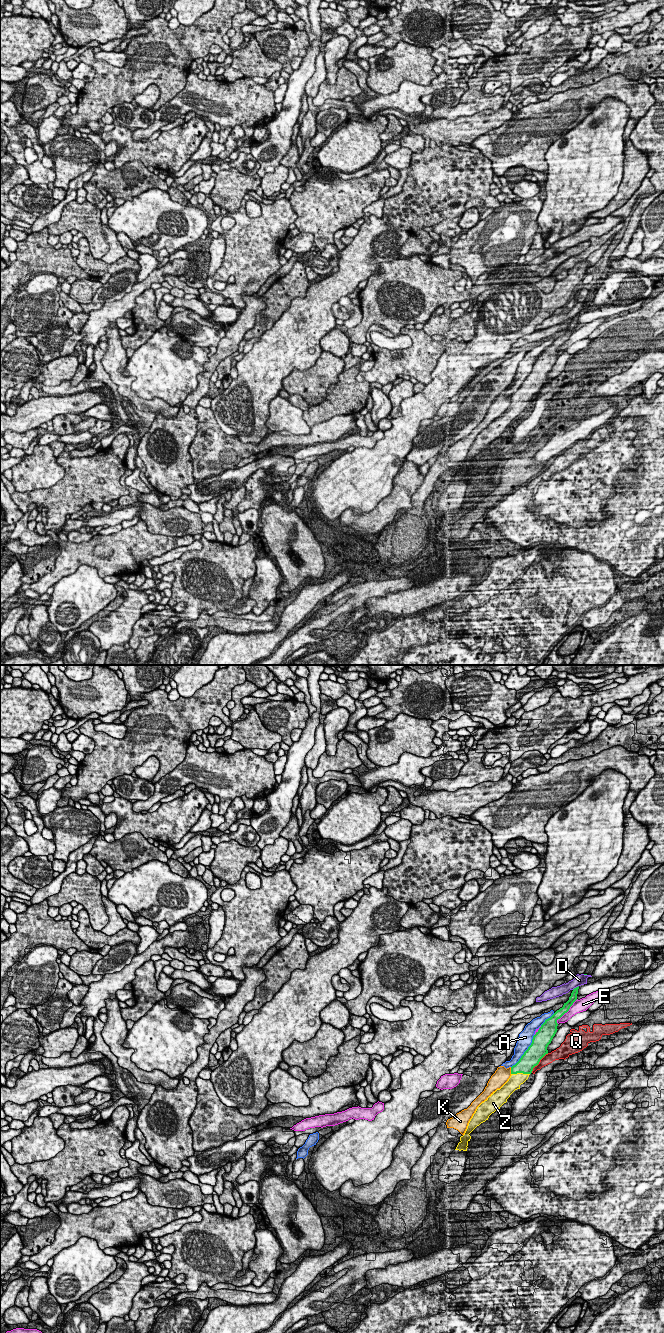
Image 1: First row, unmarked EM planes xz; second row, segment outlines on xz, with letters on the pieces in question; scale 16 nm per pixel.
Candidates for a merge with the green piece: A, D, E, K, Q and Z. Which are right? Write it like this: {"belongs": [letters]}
{"belongs": ["Z"]}

